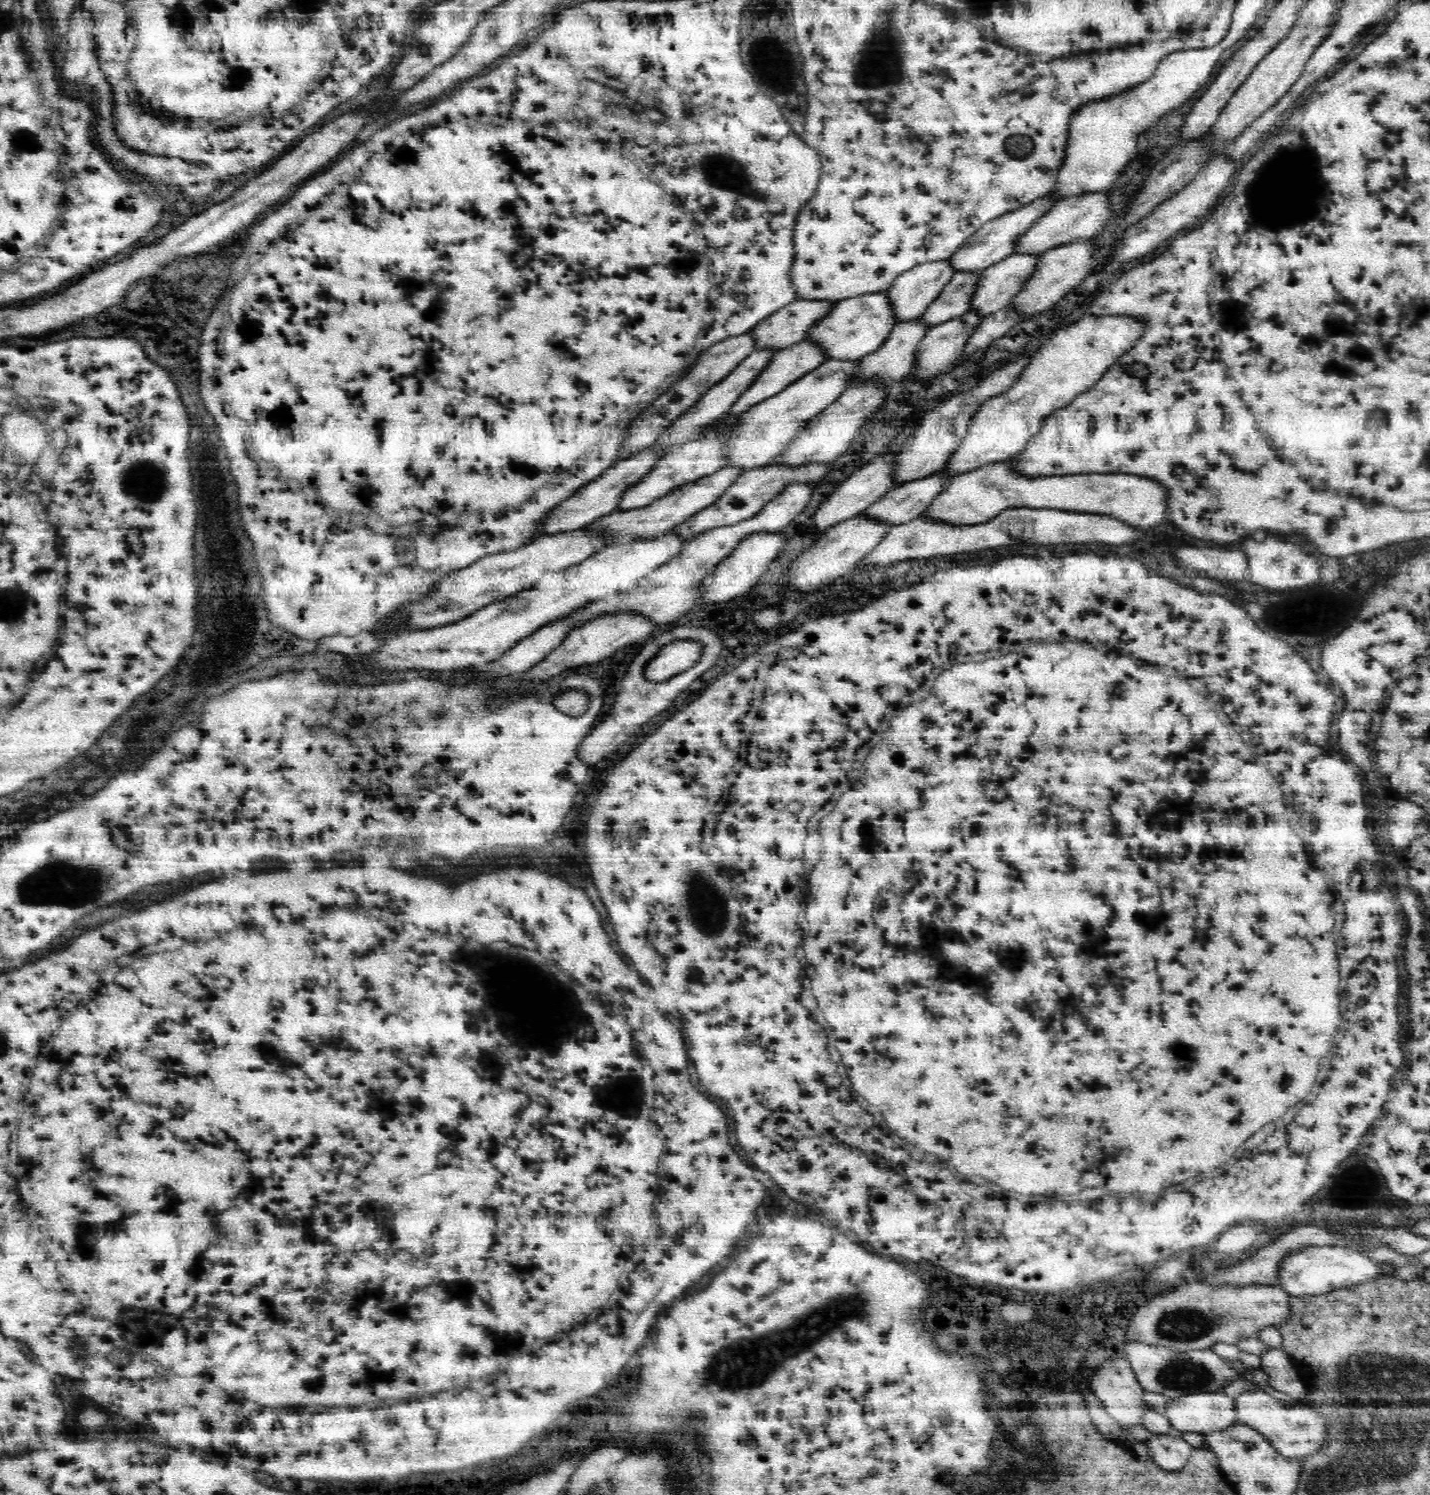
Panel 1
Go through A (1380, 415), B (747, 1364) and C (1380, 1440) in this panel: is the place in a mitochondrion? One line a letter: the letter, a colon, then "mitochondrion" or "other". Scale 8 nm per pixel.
A: other
B: mitochondrion
C: mitochondrion

